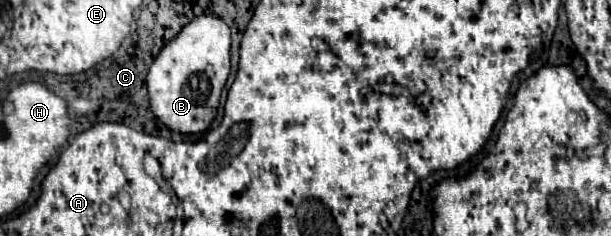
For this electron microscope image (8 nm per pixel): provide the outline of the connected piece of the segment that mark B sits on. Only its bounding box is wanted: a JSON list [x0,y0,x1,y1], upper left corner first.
[146,16,230,134]

